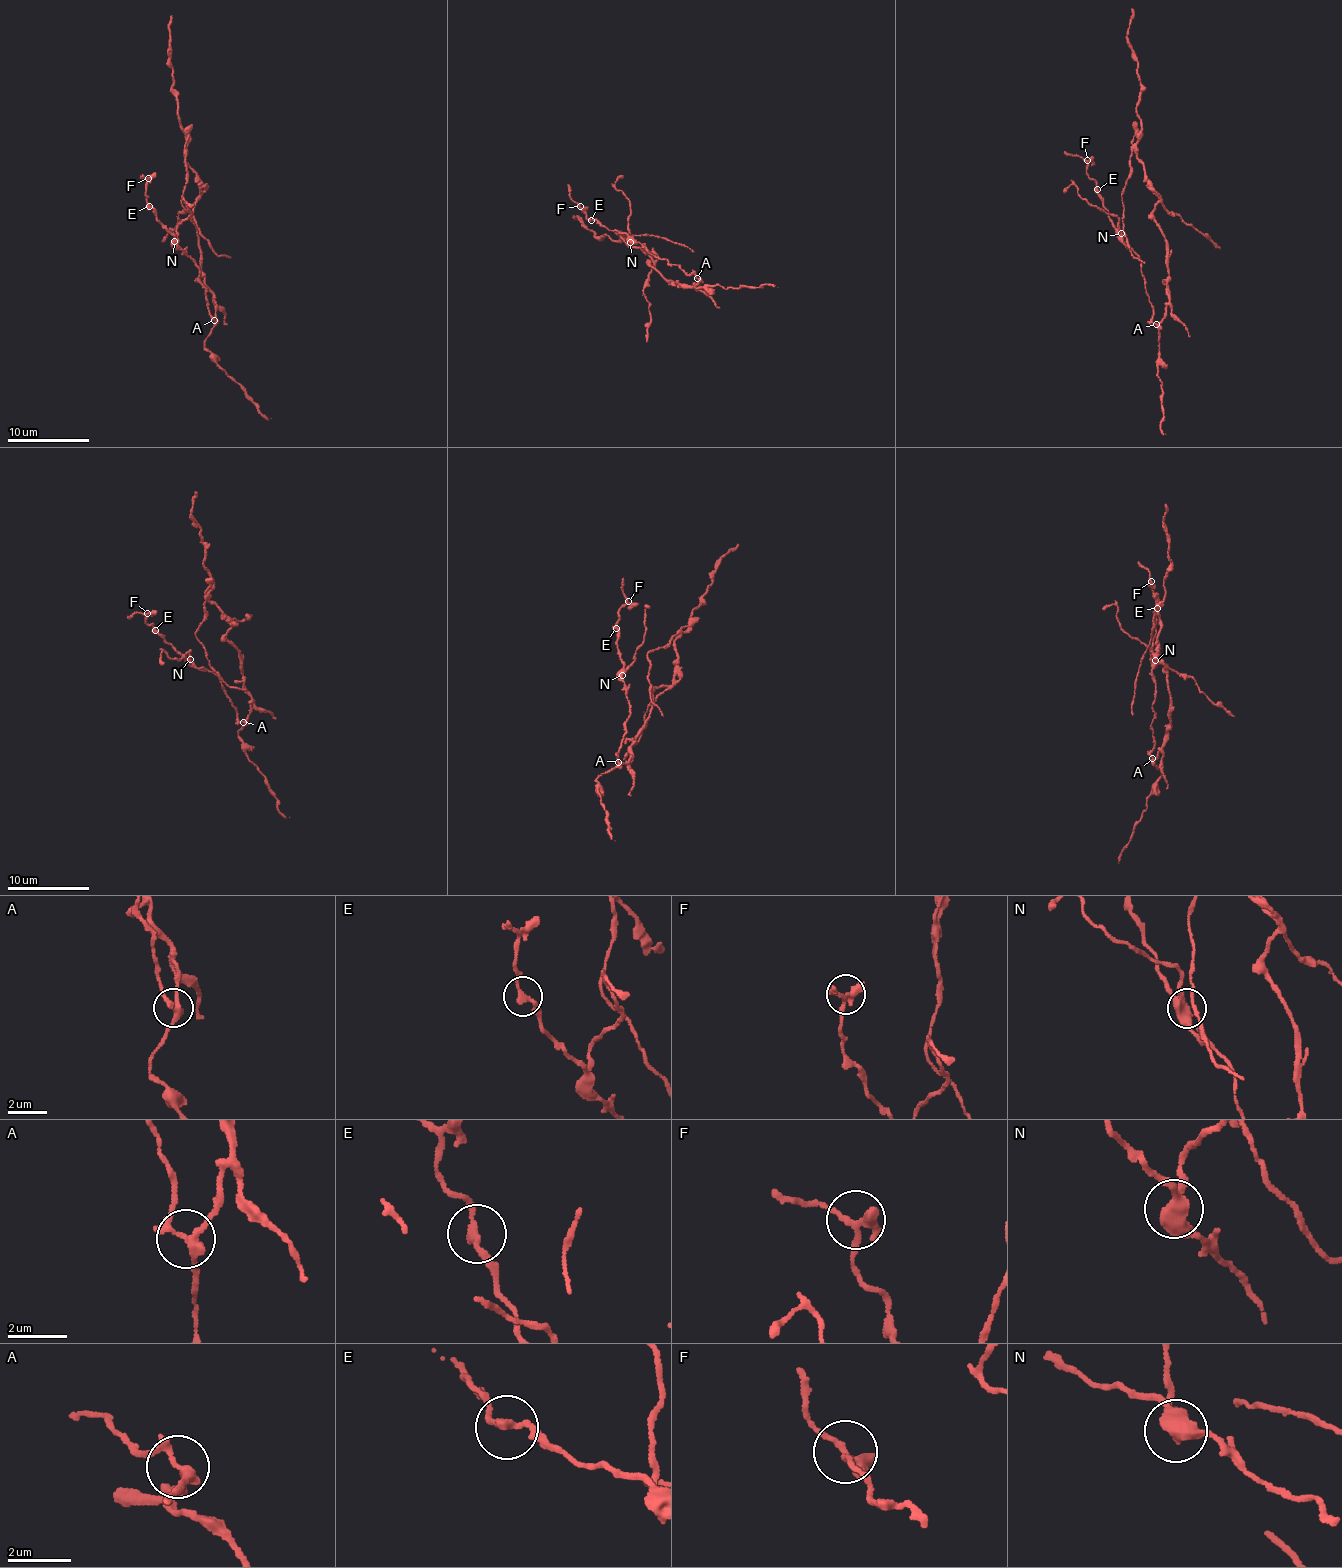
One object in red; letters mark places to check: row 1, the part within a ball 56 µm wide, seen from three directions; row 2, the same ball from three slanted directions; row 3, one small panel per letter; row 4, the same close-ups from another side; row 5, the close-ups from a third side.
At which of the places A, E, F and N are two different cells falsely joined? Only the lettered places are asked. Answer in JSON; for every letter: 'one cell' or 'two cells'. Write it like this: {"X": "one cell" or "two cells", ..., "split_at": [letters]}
{"A": "two cells", "E": "one cell", "F": "one cell", "N": "two cells", "split_at": ["A", "N"]}

